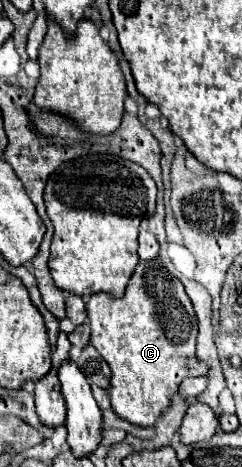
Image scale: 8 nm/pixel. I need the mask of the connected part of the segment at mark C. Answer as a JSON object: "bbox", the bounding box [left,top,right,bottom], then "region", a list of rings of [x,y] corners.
{"bbox":[86,260,206,428],"region":[[[158,260],[140,262],[122,298],[104,292],[90,296],[86,304],[90,320],[90,344],[112,370],[112,408],[124,420],[148,428],[170,406],[178,386],[188,376],[204,376],[206,364],[196,358],[198,322],[182,282]]]}

